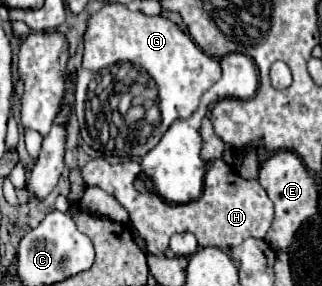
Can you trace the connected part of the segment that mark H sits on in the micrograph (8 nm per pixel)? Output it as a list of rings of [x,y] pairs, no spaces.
[[[103,157],[92,159],[82,167],[82,177],[86,185],[96,185],[104,189],[108,195],[112,195],[114,199],[118,199],[118,203],[128,211],[132,227],[146,241],[150,255],[162,255],[168,249],[170,237],[186,231],[194,233],[200,247],[214,245],[220,247],[222,251],[230,251],[232,247],[240,245],[248,237],[264,239],[274,219],[272,201],[268,199],[260,183],[256,179],[240,177],[224,159],[212,161],[204,179],[204,191],[200,199],[190,203],[180,203],[180,205],[164,201],[154,191],[138,193],[134,187],[134,181],[138,177],[136,161],[122,161],[110,165]]]

